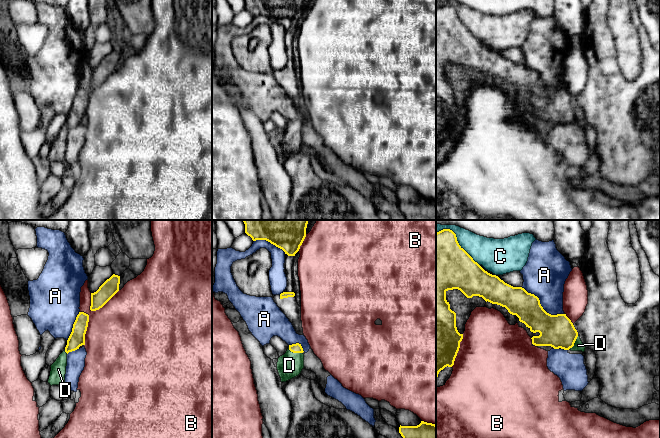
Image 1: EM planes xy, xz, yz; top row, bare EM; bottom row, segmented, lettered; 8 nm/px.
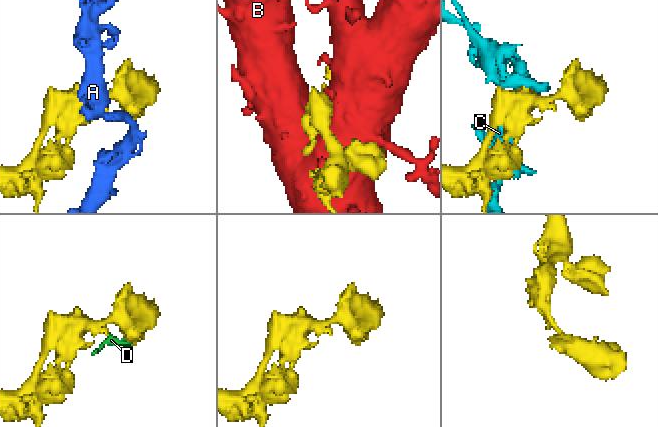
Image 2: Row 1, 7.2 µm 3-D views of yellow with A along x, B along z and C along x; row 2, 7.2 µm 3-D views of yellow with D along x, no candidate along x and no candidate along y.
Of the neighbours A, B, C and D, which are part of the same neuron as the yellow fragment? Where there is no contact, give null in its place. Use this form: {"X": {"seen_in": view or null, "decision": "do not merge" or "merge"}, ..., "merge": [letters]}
{"A": {"seen_in": "yz", "decision": "do not merge"}, "B": {"seen_in": "xy", "decision": "do not merge"}, "C": {"seen_in": "yz", "decision": "do not merge"}, "D": {"seen_in": "xz", "decision": "merge"}, "merge": ["D"]}

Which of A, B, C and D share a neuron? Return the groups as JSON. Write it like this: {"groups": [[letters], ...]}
{"groups": [["A"], ["B"], ["C"], ["D"]]}

